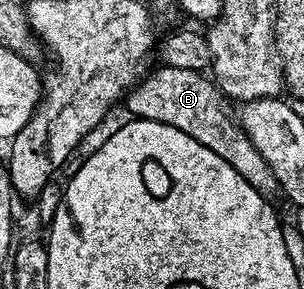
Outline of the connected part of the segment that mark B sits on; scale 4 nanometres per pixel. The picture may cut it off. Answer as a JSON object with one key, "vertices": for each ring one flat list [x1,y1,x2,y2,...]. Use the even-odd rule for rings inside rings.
{"vertices":[[157,65,128,91,127,102,133,119,145,118,170,124,178,128,178,132,194,136,198,144,206,144,210,152,218,152,218,156,222,156,222,160,226,160,226,164,230,164,234,172,238,172,238,176,242,176,242,180,250,183,258,193,265,196,277,193,276,177,270,172,270,164,262,152,250,144,250,136,246,136,233,111,232,114,228,111,229,103,207,73]]}

